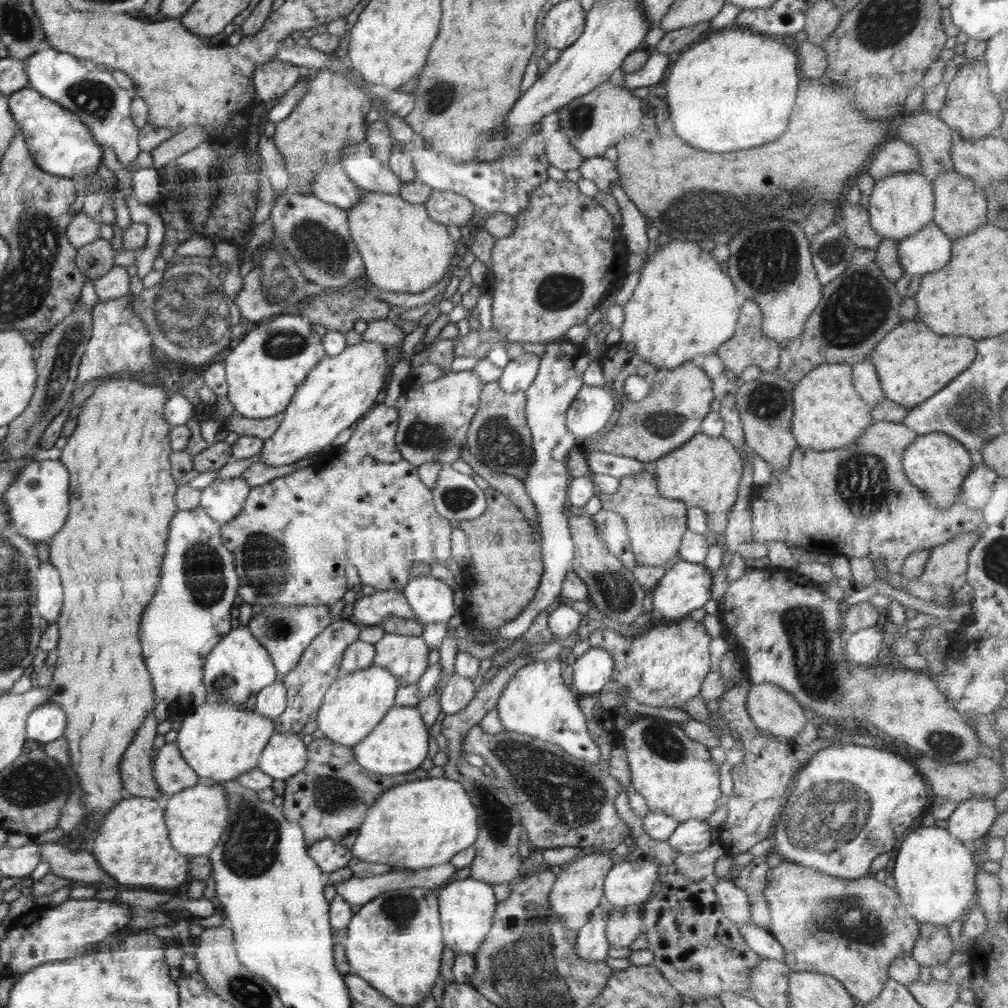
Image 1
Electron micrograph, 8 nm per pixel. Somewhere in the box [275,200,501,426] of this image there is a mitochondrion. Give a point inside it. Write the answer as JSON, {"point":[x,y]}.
{"point":[322,248]}

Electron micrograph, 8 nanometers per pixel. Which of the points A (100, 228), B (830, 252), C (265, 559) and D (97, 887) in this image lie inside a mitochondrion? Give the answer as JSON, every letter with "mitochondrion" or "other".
{"A":"other","B":"mitochondrion","C":"mitochondrion","D":"other"}

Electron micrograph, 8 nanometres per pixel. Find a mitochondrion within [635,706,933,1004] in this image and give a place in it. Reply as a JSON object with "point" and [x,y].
{"point":[833,812]}

